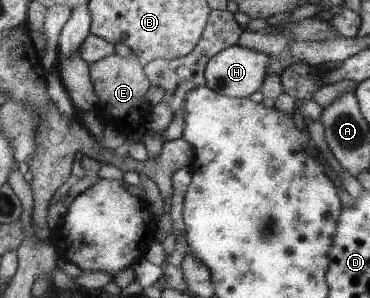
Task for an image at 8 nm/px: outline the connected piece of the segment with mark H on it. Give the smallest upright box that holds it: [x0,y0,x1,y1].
[206,44,274,98]

